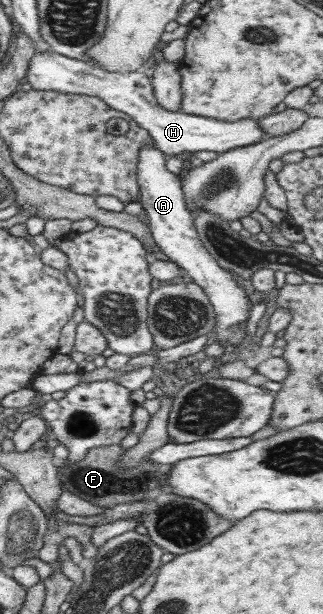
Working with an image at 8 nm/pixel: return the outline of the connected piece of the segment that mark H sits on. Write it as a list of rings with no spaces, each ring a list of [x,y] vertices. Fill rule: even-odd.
[[[33,52],[24,77],[31,90],[83,94],[101,99],[111,109],[128,115],[141,129],[144,129],[165,158],[194,151],[214,151],[220,154],[265,139],[263,137],[265,133],[257,125],[258,119],[229,122],[181,111],[167,111],[158,105],[152,92],[150,78],[143,72],[105,71],[87,61],[63,57],[55,52]]]

